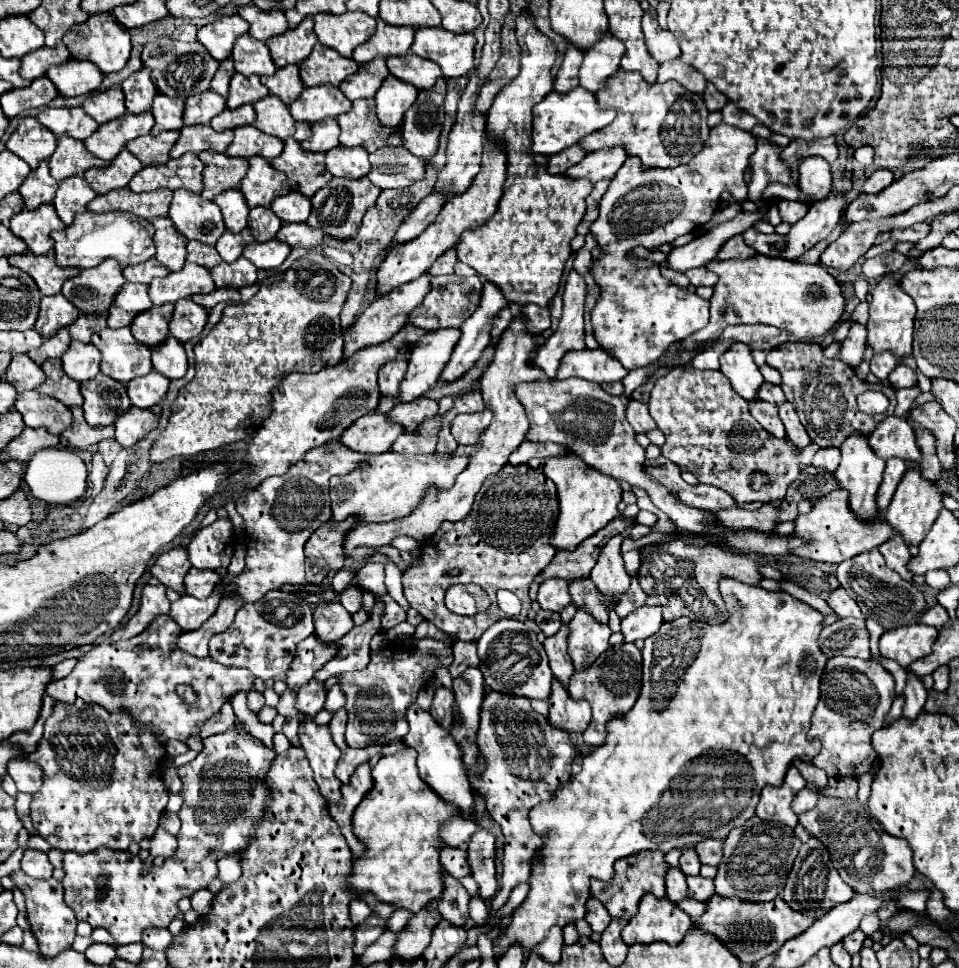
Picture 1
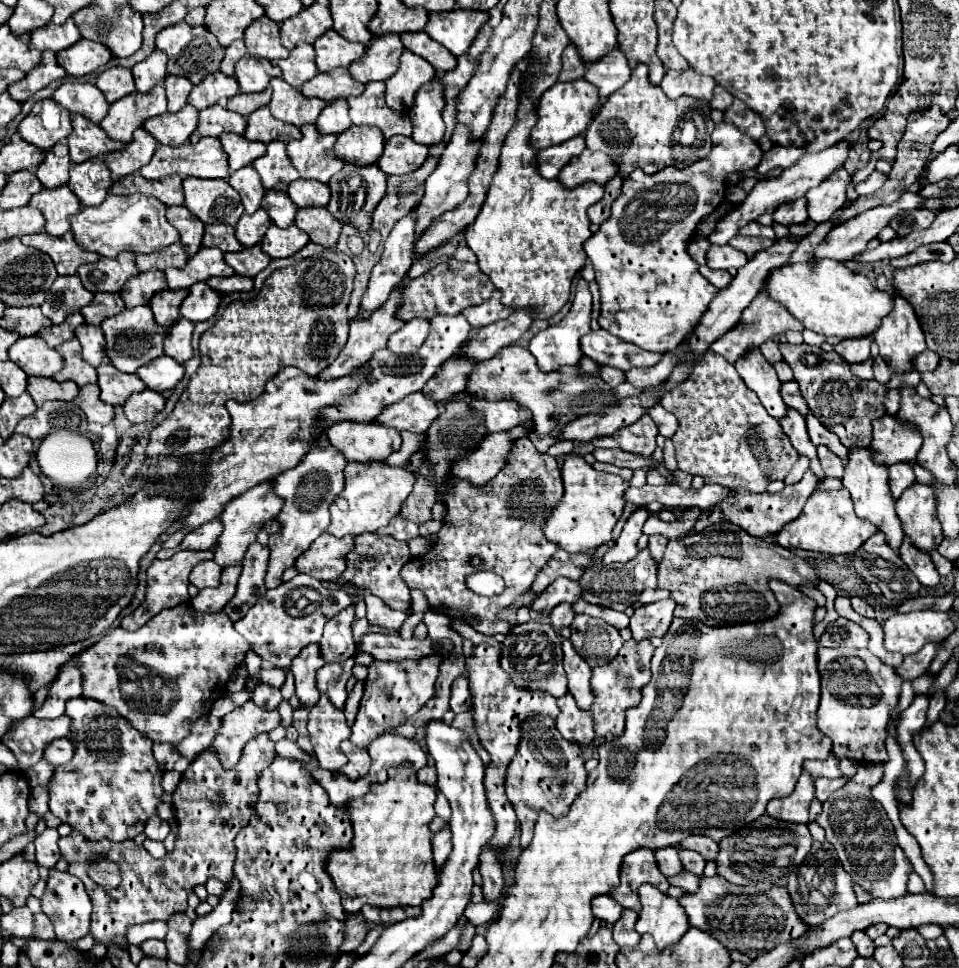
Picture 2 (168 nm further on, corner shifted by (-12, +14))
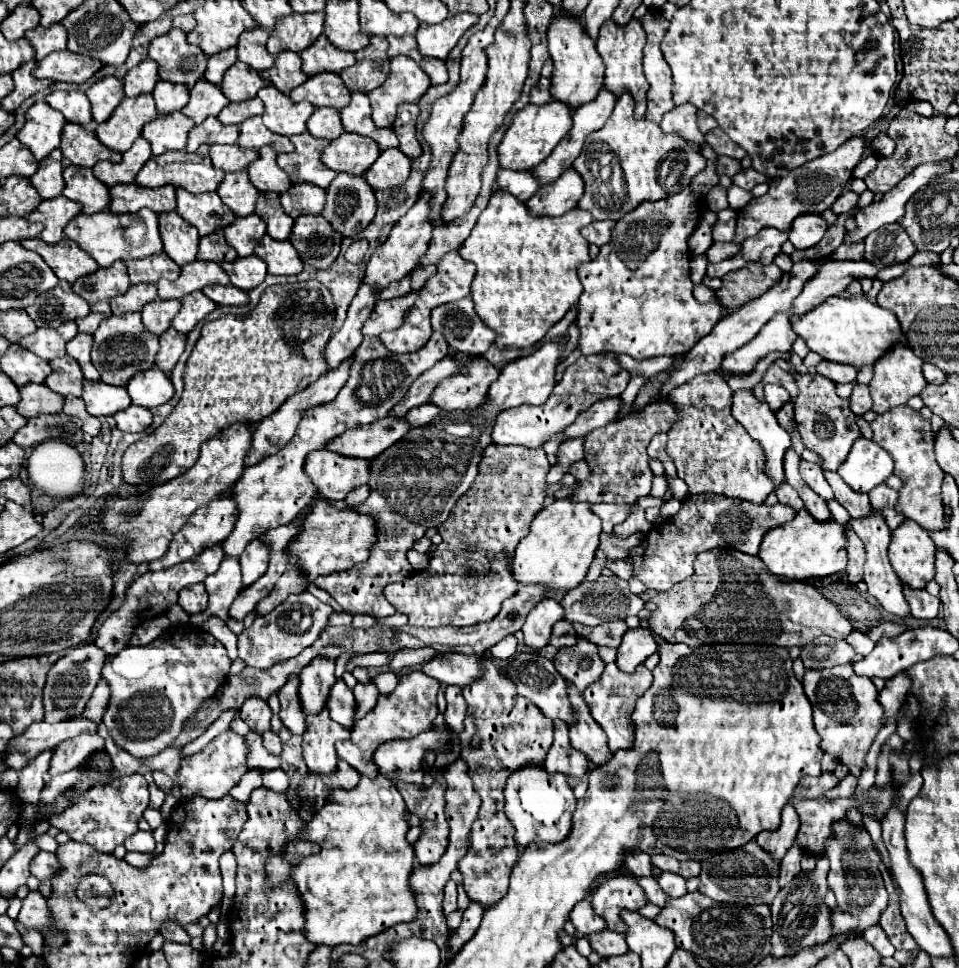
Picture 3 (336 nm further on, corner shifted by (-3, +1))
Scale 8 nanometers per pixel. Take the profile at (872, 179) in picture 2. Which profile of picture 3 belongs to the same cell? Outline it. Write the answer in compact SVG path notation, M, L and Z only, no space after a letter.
M851 189L849 191L845 191L835 203L833 203L833 211L837 213L837 215L841 215L841 213L847 213L851 207L855 207L857 205L857 201L859 201L859 195L857 193L853 193Z

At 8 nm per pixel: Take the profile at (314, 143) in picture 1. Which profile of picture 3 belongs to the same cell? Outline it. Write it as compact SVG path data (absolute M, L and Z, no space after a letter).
M331 107L315 109L315 113L307 121L307 131L317 139L327 139L327 141L337 139L339 135L343 135L339 111L331 111Z

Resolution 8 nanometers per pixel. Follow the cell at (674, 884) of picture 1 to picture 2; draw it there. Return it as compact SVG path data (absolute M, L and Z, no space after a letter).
M674 846L654 850L654 854L656 854L656 864L664 876L676 876L678 872L682 872L678 850Z

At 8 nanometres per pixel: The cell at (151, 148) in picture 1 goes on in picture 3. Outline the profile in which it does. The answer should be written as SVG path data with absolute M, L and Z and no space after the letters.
M177 111L171 115L159 115L155 121L147 123L147 127L143 127L141 135L151 143L153 155L161 155L165 151L185 149L187 133L193 127L195 123L187 119L187 115Z

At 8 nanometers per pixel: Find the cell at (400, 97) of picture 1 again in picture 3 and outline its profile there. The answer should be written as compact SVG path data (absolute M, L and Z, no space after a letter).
M393 57L389 67L391 73L387 81L369 93L371 117L377 127L393 127L397 107L405 101L417 103L431 85L423 69L409 57Z

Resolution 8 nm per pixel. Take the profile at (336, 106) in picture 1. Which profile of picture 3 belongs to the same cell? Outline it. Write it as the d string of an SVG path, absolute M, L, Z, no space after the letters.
M319 73L315 77L309 77L307 83L295 87L289 95L295 103L309 101L313 107L333 107L343 109L351 101L351 93L343 85L337 73Z

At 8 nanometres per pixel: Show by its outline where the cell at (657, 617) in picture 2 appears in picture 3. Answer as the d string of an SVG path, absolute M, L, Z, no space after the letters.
M643 627L629 629L623 635L623 641L617 649L617 665L623 671L631 673L631 671L635 671L637 665L641 665L655 651L657 651L657 643L649 629L643 629Z

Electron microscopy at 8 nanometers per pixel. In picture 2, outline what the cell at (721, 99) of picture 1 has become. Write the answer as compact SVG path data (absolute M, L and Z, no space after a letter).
M716 86L716 88L714 88L714 98L712 98L710 106L712 106L714 110L722 110L722 112L724 112L724 110L732 104L732 100L734 100L732 94L728 94L722 86Z

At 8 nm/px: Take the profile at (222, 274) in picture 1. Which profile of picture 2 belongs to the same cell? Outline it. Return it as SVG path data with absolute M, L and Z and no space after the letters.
M260 244L252 246L252 248L244 248L242 252L228 252L226 254L226 262L234 268L236 274L240 276L250 276L254 278L258 272L262 272L272 258L268 258L268 254L264 254L260 250Z

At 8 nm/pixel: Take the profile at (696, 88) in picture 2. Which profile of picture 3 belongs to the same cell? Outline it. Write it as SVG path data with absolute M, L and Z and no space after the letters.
M683 103L683 105L675 105L671 111L667 111L661 119L661 129L671 133L671 131L679 131L683 133L683 139L693 141L697 145L701 145L703 133L697 127L697 107L691 103Z

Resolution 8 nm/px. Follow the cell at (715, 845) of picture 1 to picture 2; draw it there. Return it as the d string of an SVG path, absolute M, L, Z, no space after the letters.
M692 834L692 836L684 838L680 842L680 846L686 848L686 850L696 850L704 860L714 860L716 858L716 852L720 850L718 844L712 838L700 836L700 834Z

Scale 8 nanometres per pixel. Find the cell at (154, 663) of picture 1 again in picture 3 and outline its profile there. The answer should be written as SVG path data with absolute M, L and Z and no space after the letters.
M191 623L171 627L149 645L127 645L119 655L107 657L103 665L103 679L111 689L111 697L103 715L103 723L107 725L111 739L117 747L139 759L161 753L177 739L187 719L223 685L223 679L229 675L229 667L231 659L227 657L225 645L211 633Z

